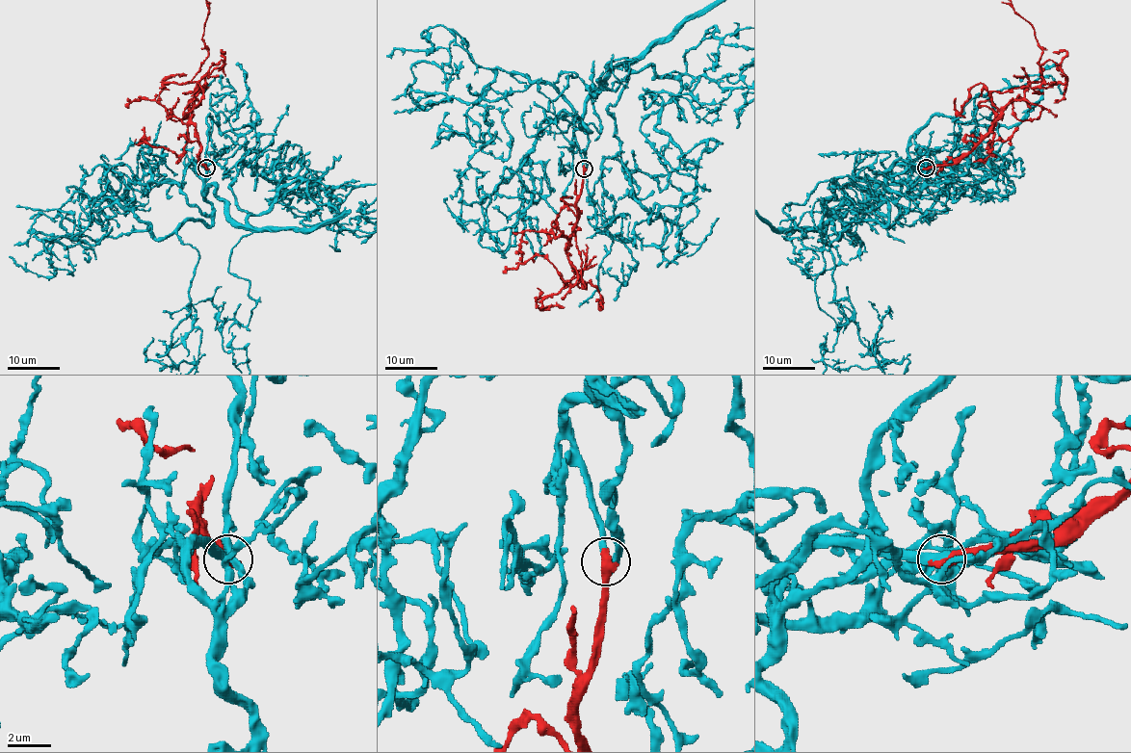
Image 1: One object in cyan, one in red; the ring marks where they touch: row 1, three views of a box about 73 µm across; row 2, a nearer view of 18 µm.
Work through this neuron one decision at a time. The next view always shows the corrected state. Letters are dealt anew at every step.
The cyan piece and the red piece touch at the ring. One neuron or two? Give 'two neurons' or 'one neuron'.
one neuron

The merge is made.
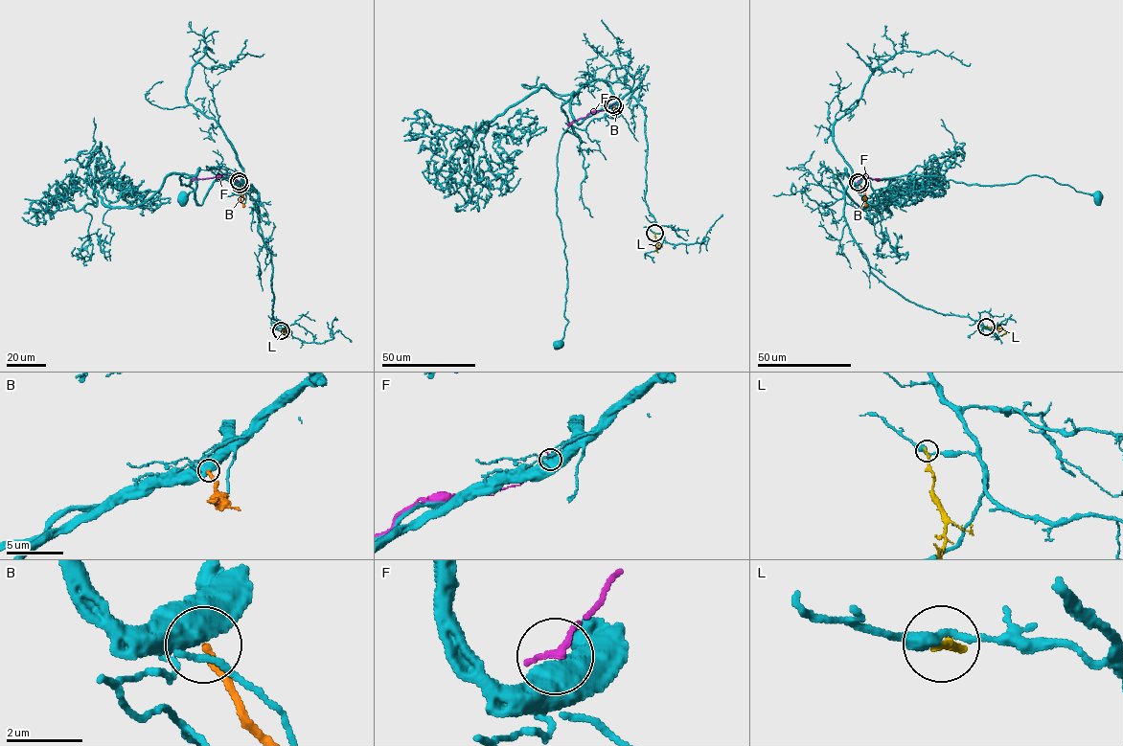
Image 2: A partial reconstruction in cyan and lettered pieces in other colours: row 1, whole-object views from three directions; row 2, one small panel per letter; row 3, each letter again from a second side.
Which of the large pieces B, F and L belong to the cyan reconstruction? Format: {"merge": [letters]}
{"merge": []}

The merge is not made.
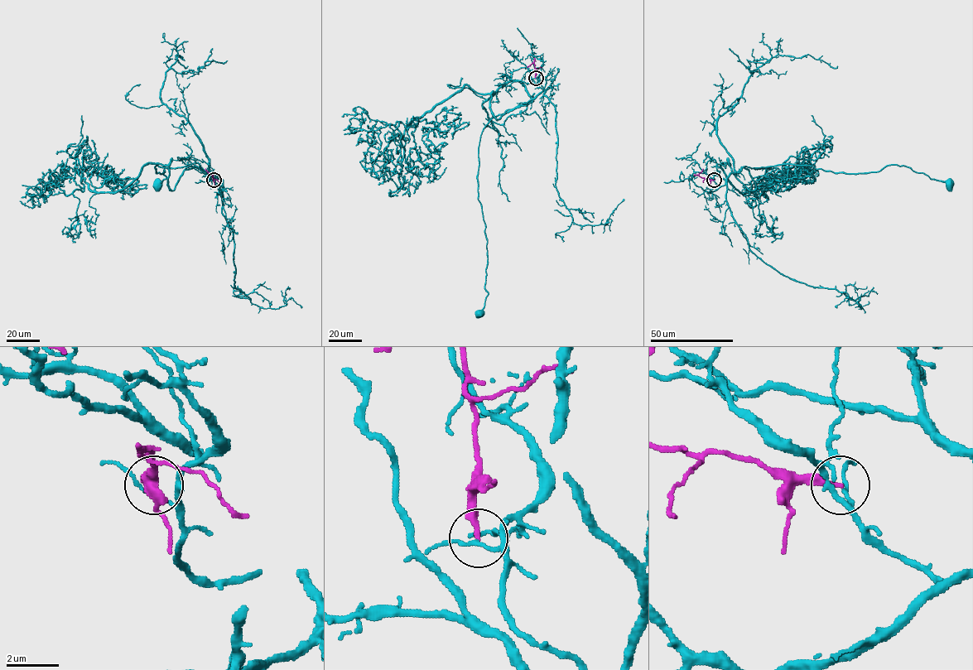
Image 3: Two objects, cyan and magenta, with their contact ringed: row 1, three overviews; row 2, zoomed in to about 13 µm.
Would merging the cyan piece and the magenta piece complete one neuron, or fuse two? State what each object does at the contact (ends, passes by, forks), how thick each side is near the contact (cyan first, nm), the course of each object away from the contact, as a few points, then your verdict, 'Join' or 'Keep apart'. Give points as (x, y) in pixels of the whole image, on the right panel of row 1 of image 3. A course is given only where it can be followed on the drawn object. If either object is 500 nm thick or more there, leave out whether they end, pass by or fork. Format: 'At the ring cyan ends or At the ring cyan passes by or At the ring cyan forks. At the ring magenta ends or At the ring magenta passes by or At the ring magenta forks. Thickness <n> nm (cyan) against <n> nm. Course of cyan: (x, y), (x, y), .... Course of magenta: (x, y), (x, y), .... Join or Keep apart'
At the ring cyan passes by. At the ring magenta ends. Thickness 120 nm (cyan) against 240 nm. Course of cyan: (714, 180), (721, 186), (730, 174), (744, 166), (795, 164), (835, 172), (864, 173), (898, 165), (949, 183). Course of magenta: (714, 180), (700, 176), (703, 169). Keep apart

